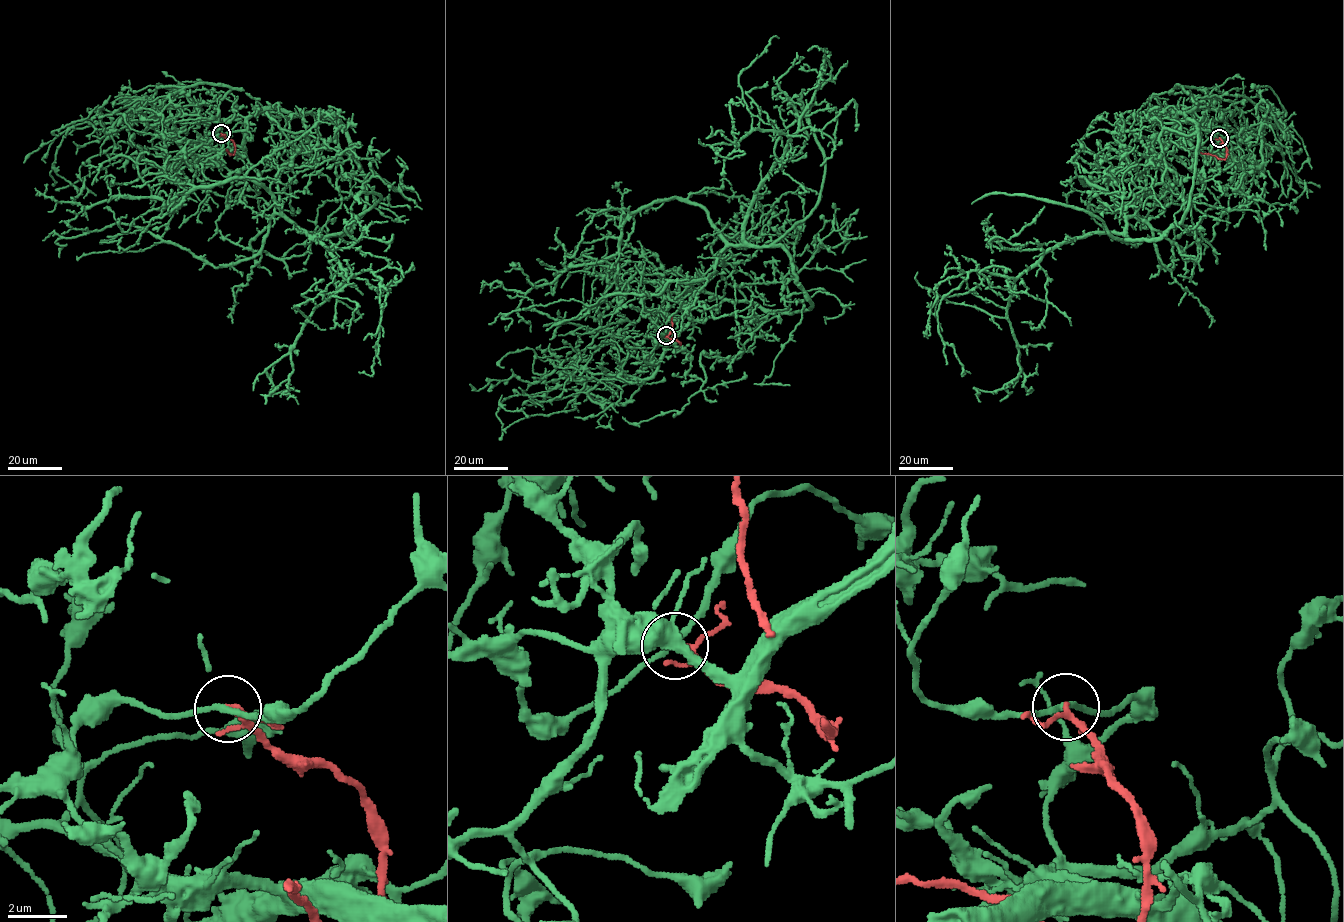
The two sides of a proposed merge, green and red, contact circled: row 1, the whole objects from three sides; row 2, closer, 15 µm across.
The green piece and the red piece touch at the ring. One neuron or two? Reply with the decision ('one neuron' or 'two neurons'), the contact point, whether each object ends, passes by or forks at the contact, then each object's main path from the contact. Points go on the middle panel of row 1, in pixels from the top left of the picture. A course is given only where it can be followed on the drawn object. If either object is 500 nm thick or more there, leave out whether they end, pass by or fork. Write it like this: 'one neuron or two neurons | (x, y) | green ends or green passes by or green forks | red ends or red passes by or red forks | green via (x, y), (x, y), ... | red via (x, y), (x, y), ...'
two neurons | (666, 335) | green passes by | red forks | green via (666, 336), (692, 291), (810, 300), (781, 246), (729, 245), (695, 282), (505, 326) | red via (666, 336), (680, 343), (673, 331), (672, 317)

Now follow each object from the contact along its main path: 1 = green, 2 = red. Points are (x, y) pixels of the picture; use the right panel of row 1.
1: (1219, 137), (1201, 154), (1178, 115), (1188, 210), (1153, 239), (1126, 220), (1160, 268), (1198, 223), (1203, 254)
2: (1219, 137), (1226, 147), (1226, 157), (1218, 159), (1200, 152)

